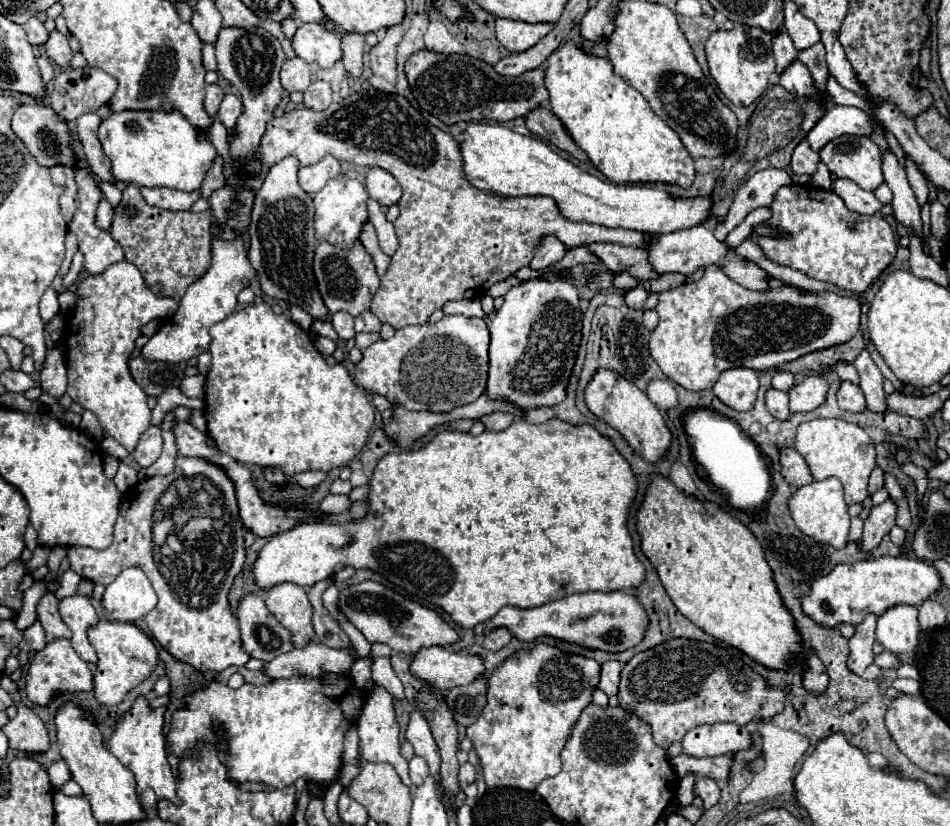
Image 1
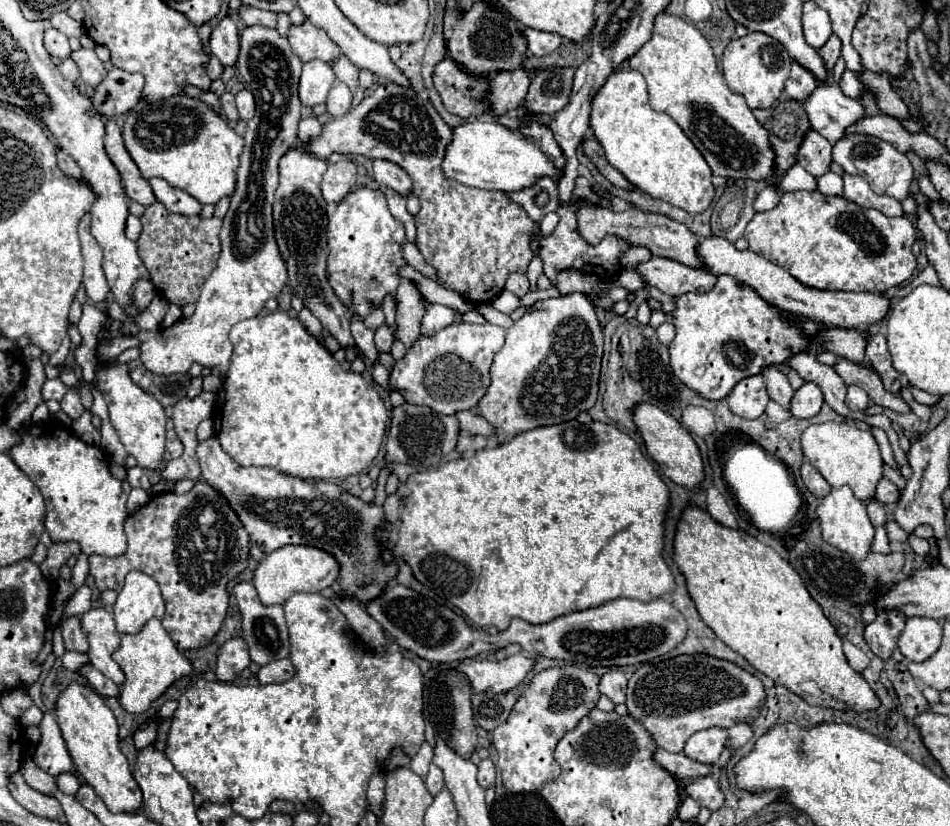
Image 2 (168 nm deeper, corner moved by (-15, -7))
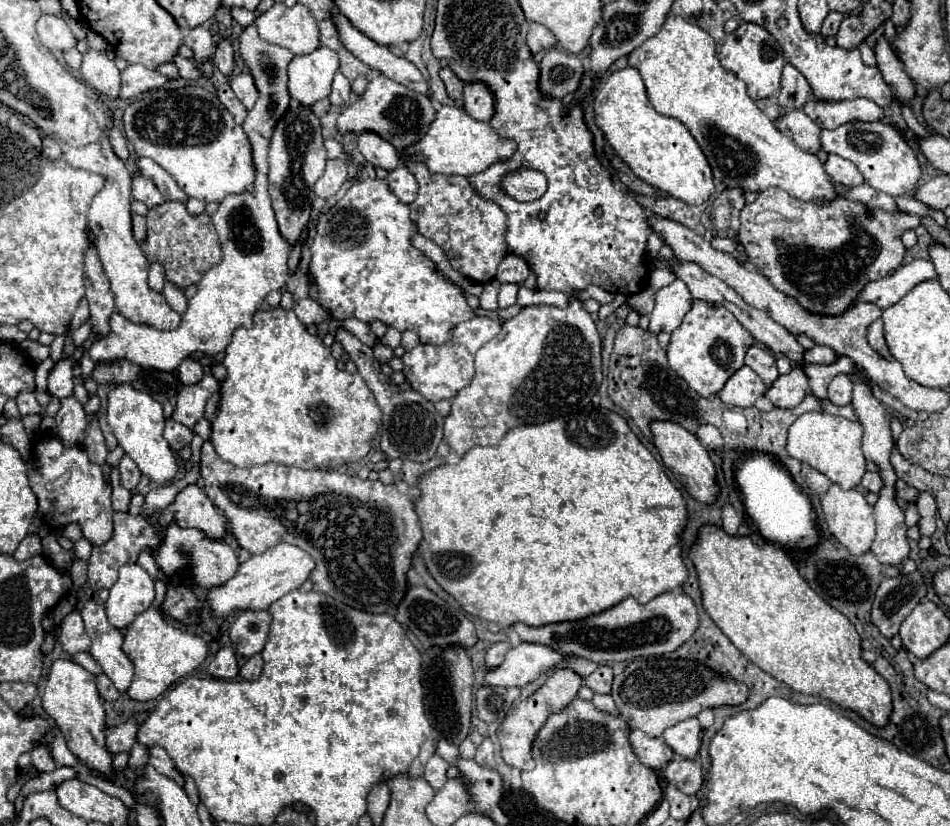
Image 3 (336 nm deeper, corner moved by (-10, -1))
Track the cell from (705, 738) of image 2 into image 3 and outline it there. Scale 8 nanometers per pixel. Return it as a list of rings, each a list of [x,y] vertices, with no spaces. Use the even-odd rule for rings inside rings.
[[[686,718],[666,728],[662,732],[662,738],[680,758],[694,758],[700,750],[700,732],[702,732],[700,722],[696,718]]]

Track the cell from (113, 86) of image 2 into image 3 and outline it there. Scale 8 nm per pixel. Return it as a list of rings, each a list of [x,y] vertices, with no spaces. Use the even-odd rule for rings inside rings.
[[[130,64],[126,70],[122,70],[122,88],[120,98],[134,98],[146,90],[158,88],[170,78],[160,74],[158,70],[150,70],[142,64]]]

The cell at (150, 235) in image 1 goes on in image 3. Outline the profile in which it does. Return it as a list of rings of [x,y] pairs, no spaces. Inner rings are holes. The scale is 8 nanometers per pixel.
[[[164,202],[152,208],[146,216],[148,236],[142,242],[142,252],[150,262],[160,262],[166,270],[166,280],[186,290],[190,284],[198,284],[200,278],[222,260],[222,248],[218,234],[208,214],[188,214],[184,202]]]

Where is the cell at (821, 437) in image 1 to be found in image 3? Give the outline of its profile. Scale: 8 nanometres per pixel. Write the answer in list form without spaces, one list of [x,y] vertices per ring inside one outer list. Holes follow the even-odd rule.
[[[806,412],[788,428],[786,450],[792,458],[818,468],[832,482],[844,490],[856,488],[866,472],[866,458],[862,454],[862,424],[846,420],[842,416],[832,416],[826,412]]]

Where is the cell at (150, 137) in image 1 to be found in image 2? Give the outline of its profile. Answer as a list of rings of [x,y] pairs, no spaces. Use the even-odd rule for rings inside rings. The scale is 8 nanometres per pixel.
[[[183,94],[183,96],[171,96],[167,98],[167,102],[157,102],[151,106],[145,102],[139,102],[127,114],[127,120],[123,126],[123,142],[145,180],[163,178],[171,186],[181,188],[193,198],[197,198],[201,204],[215,204],[223,196],[233,194],[235,190],[235,172],[239,166],[239,154],[243,150],[243,138],[235,134],[235,130],[227,124],[223,116],[217,116],[199,98],[191,98]]]

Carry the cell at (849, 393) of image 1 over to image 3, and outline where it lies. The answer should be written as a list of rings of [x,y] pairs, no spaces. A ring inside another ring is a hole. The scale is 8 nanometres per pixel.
[[[838,374],[828,384],[828,400],[836,406],[846,406],[852,400],[852,382],[846,374]]]

